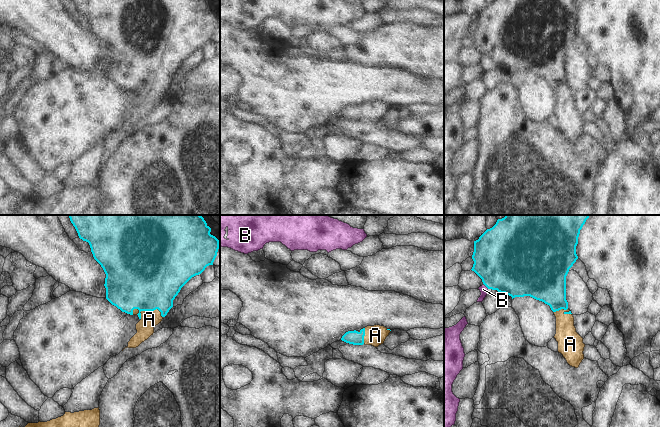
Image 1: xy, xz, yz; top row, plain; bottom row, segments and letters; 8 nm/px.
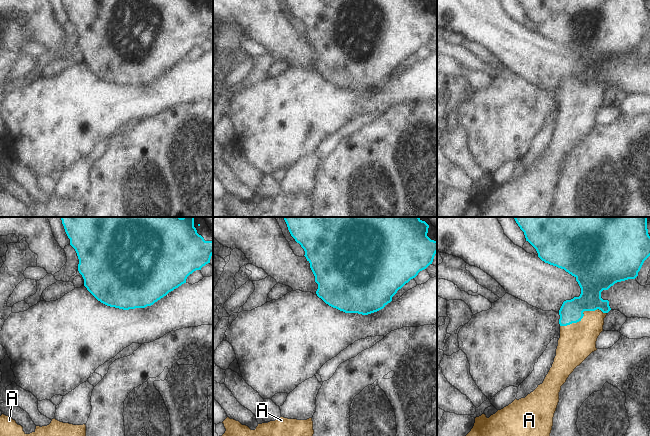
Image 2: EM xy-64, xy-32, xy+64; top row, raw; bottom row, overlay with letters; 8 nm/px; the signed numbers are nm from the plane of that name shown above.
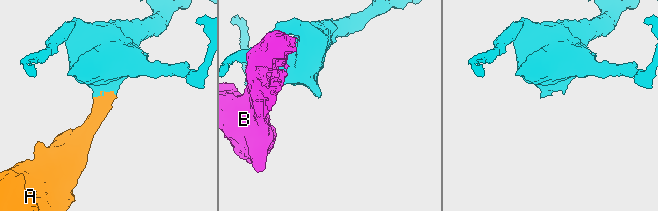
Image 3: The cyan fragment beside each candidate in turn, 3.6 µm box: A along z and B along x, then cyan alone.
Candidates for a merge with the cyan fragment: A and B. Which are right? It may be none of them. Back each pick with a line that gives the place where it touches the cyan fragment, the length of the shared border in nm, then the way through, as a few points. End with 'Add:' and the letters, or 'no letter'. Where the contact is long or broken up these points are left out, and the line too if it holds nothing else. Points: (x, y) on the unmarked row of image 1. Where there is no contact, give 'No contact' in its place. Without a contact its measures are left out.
A: Touches cyan at xy (149, 86). Shared border 260 nm. Path across: xy (146, 55), (149, 86), (149, 95)
Add: A.

